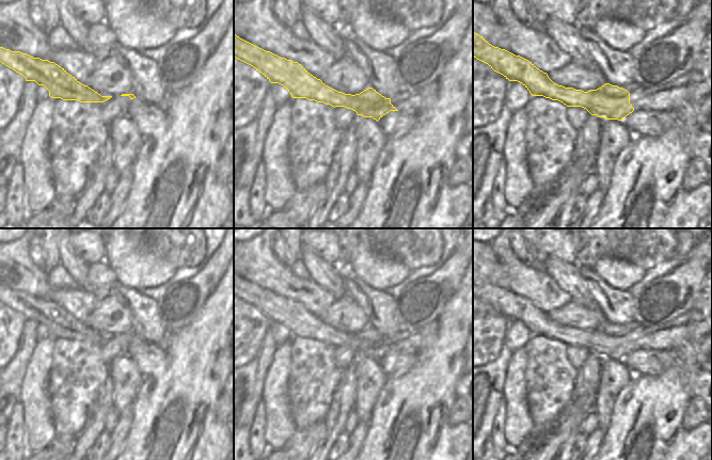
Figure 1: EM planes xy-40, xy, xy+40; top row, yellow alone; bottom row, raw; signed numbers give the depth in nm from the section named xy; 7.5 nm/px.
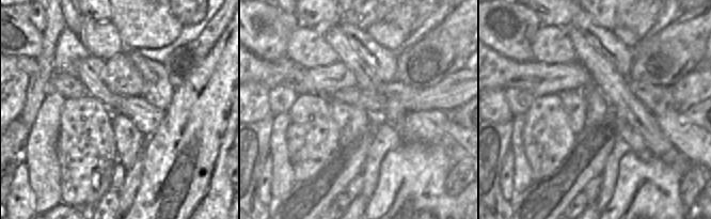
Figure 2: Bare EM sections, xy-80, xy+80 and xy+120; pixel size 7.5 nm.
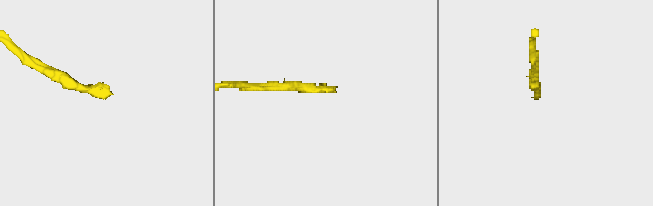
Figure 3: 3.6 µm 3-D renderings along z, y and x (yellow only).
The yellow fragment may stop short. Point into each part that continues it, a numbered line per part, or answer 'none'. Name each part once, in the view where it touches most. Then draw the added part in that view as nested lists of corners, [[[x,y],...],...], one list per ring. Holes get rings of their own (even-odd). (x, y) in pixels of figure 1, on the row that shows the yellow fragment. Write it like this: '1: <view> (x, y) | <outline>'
1: xy+40 (692, 88) | [[[691,70],[674,81],[630,94],[634,111],[670,111],[686,102],[701,102],[712,94],[712,76],[703,78]]]

